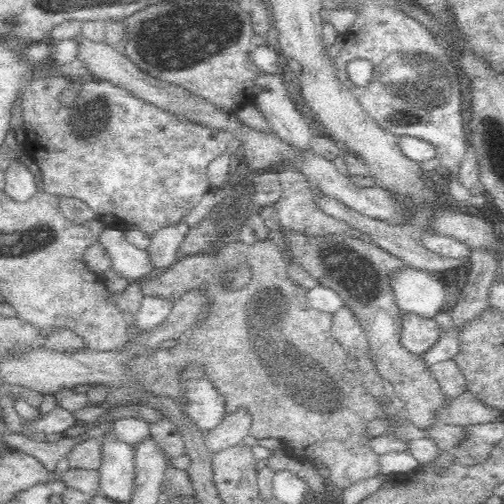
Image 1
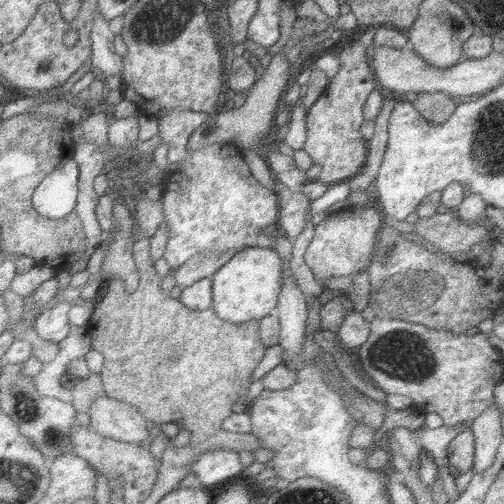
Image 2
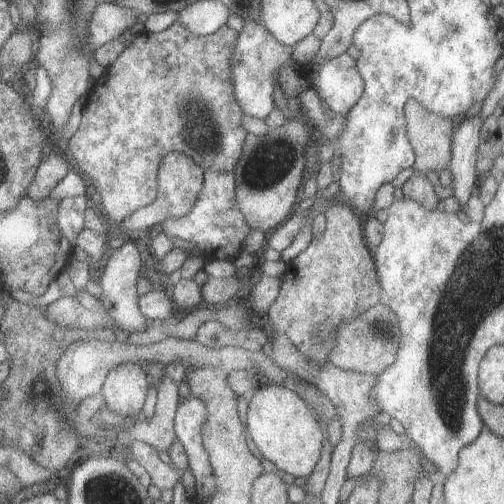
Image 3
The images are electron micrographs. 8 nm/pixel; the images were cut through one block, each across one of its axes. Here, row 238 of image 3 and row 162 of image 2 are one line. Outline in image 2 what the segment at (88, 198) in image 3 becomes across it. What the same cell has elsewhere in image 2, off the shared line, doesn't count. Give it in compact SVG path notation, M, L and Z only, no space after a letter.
M69 158L61 170L47 176L35 192L33 206L45 220L59 220L75 214L81 194L81 168L75 158Z

